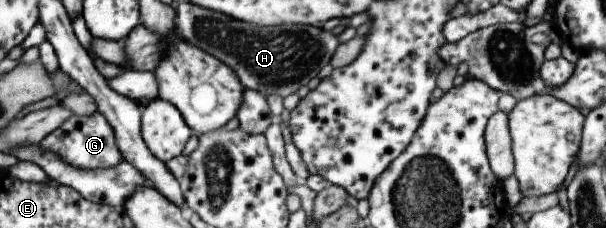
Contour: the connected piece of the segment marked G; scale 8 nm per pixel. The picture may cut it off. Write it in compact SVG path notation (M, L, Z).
M98 111L89 116L73 115L56 131L42 139L40 149L56 153L64 163L81 170L104 170L116 167L123 160L112 127L108 125L106 117Z

